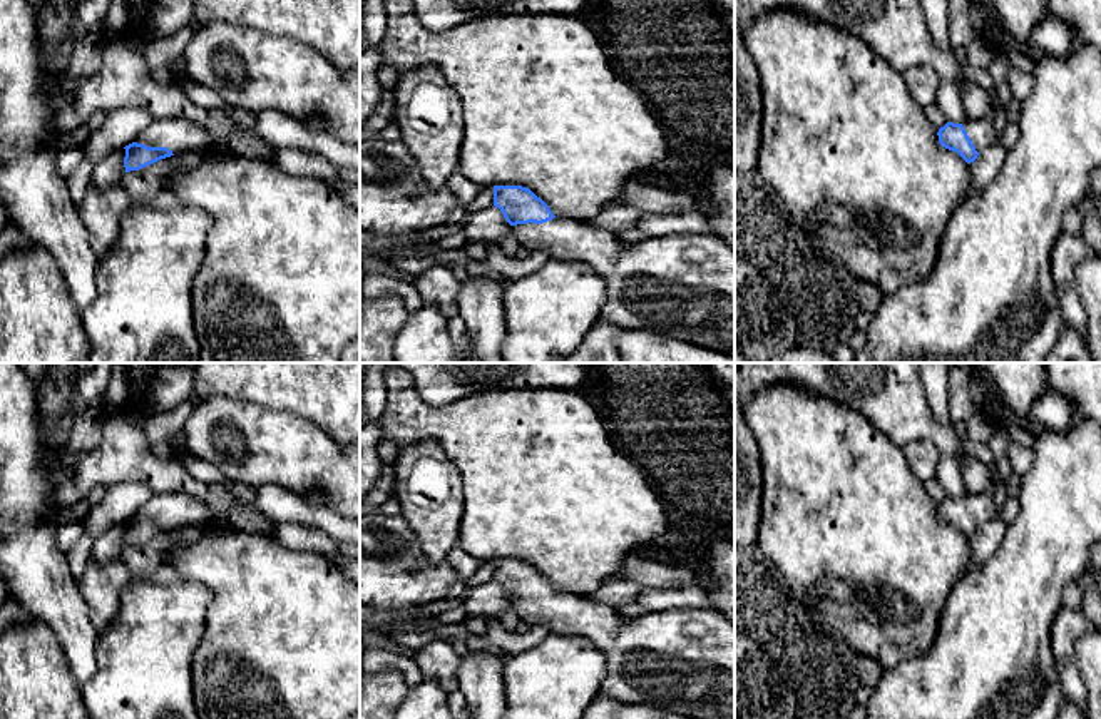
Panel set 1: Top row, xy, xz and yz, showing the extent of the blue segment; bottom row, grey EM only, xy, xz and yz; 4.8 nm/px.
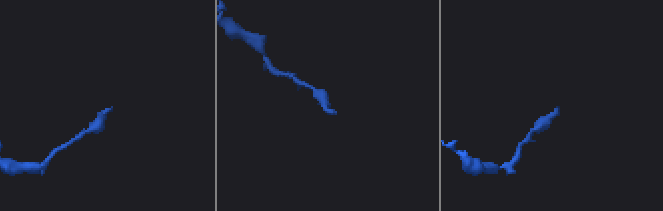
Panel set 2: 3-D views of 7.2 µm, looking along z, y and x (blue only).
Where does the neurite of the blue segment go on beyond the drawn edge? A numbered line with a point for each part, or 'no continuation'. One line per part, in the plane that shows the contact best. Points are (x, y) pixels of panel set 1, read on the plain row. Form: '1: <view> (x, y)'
1: xz (683, 659)

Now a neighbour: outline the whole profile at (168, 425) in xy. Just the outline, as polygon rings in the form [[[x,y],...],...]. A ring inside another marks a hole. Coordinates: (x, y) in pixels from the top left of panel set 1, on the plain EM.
[[[189,398],[182,405],[169,411],[162,411],[149,416],[142,425],[147,445],[152,446],[161,440],[179,441],[182,436],[184,425],[192,415],[197,403],[199,401]]]

